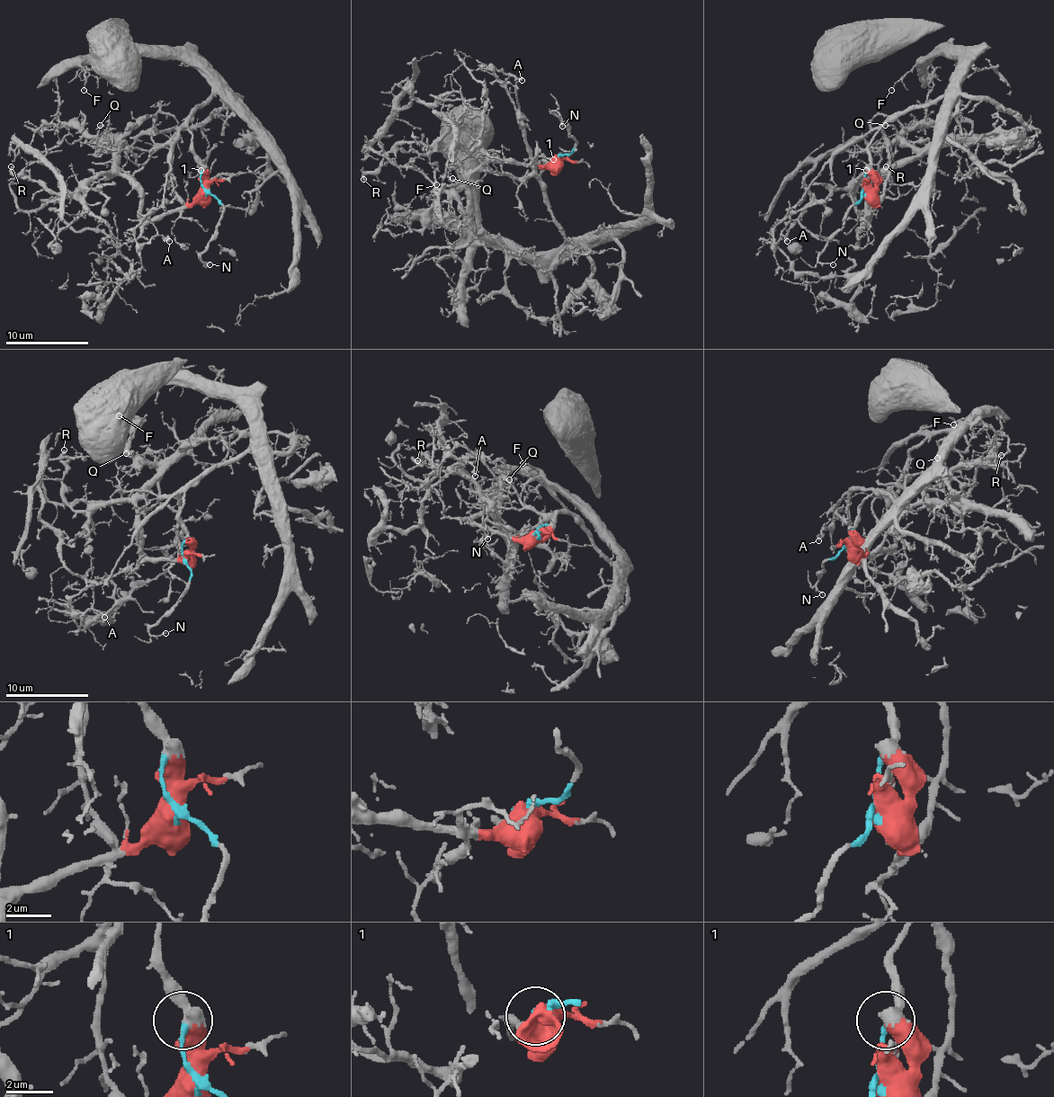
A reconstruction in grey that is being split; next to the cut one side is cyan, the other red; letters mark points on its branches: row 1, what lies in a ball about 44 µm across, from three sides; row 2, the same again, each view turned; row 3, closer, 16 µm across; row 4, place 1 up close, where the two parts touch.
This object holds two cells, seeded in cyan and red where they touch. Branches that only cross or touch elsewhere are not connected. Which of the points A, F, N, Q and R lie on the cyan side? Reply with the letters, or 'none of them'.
A, F, N

